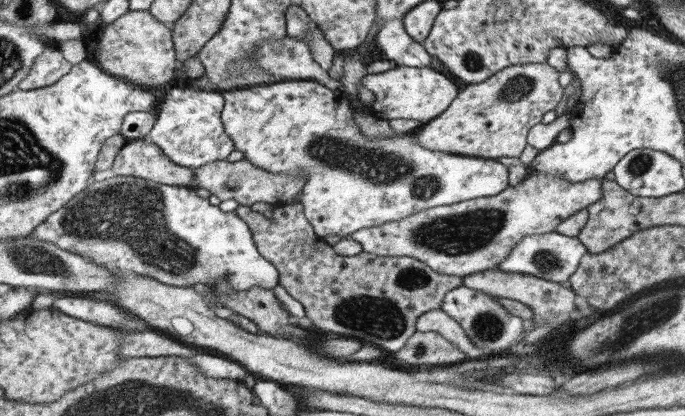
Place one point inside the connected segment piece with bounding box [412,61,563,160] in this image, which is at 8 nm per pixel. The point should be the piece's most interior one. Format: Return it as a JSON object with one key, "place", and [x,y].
{"place":[490,119]}

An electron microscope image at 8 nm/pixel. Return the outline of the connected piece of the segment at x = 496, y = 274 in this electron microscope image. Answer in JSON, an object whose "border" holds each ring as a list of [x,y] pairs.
{"border":[[[491,268],[464,276],[462,285],[491,297],[516,300],[521,302],[523,306],[529,307],[529,310],[534,314],[532,318],[528,319],[532,323],[533,330],[522,335],[521,341],[525,344],[535,344],[535,342],[543,340],[545,336],[560,329],[565,322],[576,316],[576,308],[573,304],[574,293],[571,289],[565,289],[560,283],[546,281],[531,275],[501,272],[499,269]]]}

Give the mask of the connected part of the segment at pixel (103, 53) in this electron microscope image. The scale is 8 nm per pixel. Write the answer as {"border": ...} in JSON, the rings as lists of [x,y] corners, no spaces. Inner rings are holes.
{"border":[[[127,11],[109,24],[102,25],[97,35],[95,63],[100,70],[122,78],[124,81],[146,88],[167,84],[173,72],[181,68],[189,79],[203,76],[204,66],[195,56],[186,58],[181,64],[174,55],[172,34],[169,25],[155,20],[149,11]]]}

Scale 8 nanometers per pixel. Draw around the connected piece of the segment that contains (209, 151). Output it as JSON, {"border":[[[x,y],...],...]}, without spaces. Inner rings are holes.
{"border":[[[171,88],[163,96],[163,101],[157,103],[156,122],[143,137],[144,141],[158,146],[177,166],[192,170],[213,161],[225,160],[234,146],[220,122],[222,98],[217,91]]]}

